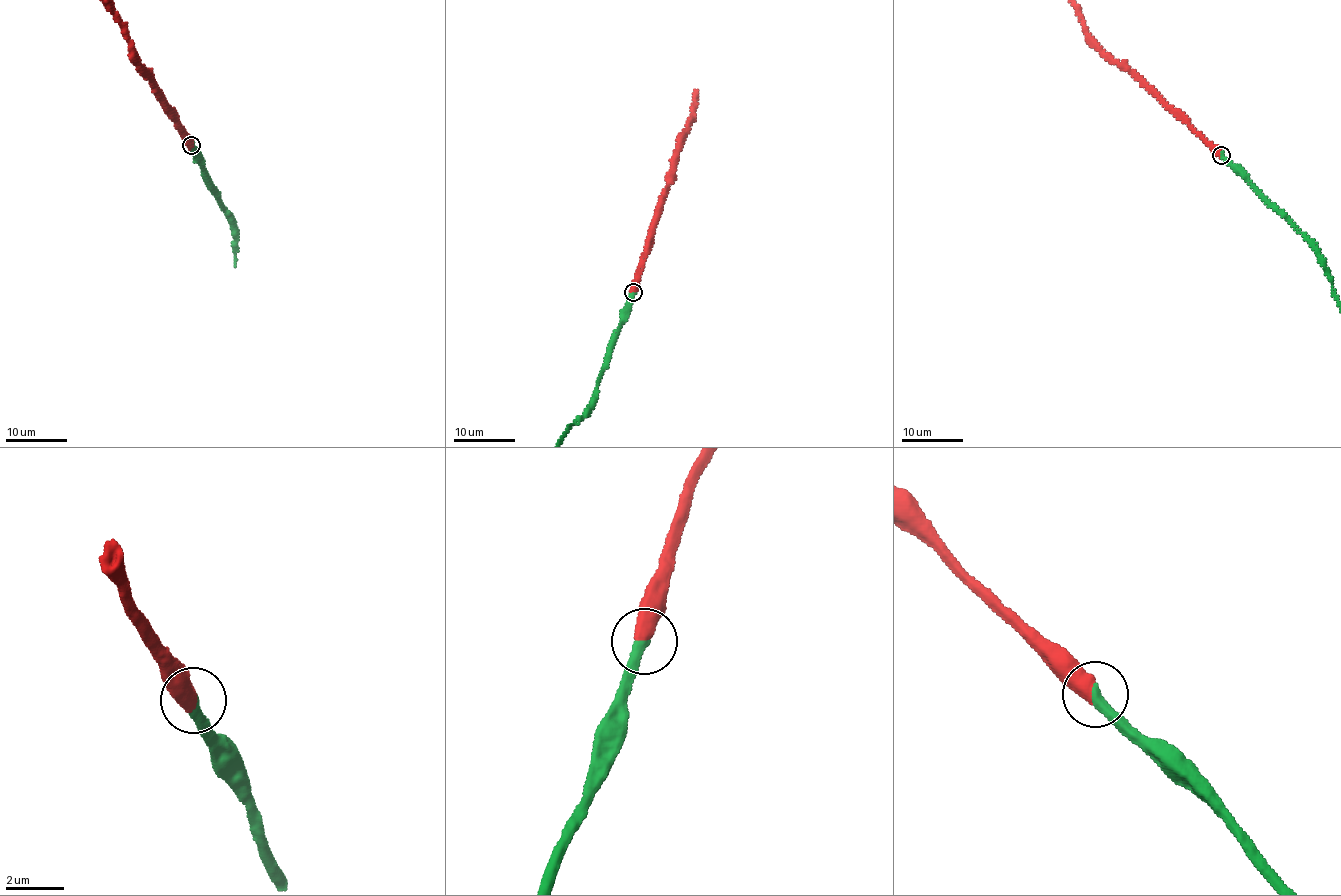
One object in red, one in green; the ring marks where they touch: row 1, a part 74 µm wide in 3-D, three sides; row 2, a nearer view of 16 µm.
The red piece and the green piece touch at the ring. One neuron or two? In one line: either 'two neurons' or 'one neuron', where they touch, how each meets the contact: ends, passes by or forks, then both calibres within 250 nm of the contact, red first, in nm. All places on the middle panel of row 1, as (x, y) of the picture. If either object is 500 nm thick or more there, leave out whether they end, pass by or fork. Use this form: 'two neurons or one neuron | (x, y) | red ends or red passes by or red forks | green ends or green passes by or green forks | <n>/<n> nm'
one neuron | (633, 292) | 600/400 nm

